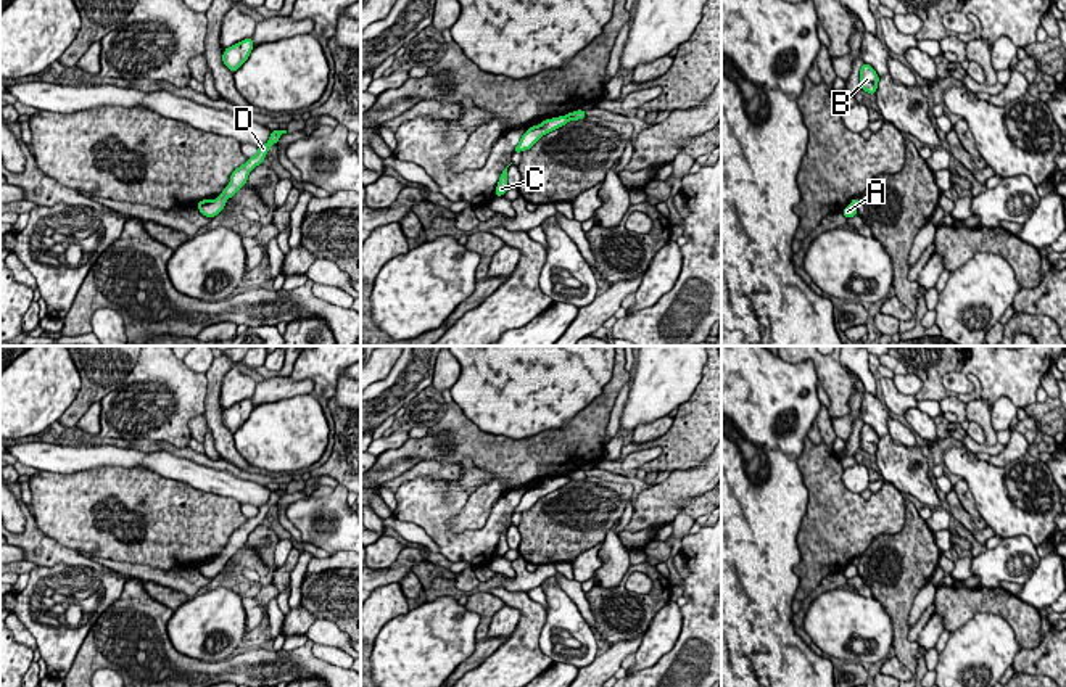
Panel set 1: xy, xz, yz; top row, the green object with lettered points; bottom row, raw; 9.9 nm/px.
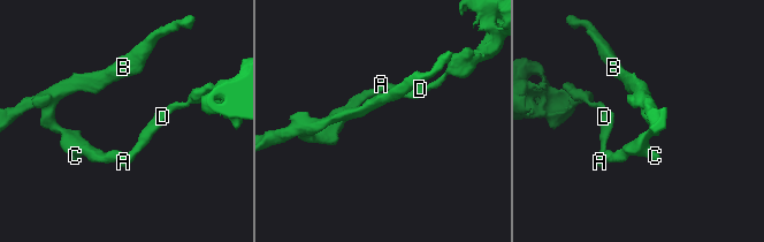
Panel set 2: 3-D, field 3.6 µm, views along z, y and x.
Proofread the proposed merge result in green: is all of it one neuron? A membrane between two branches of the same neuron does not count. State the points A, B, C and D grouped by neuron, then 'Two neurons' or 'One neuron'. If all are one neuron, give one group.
Groups: A D / B C. Two neurons

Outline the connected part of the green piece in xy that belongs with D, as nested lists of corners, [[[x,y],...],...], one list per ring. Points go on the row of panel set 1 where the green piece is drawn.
[[[272,130],[269,142],[258,146],[258,153],[232,172],[230,183],[224,188],[224,191],[216,200],[200,204],[200,212],[209,219],[217,216],[224,209],[227,200],[246,183],[250,172],[264,161],[267,151],[279,142],[282,134],[287,134],[287,130]]]

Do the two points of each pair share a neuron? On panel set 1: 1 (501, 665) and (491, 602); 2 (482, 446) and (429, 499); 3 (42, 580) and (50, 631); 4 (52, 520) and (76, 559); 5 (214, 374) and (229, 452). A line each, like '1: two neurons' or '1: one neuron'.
1: two neurons
2: two neurons
3: one neuron
4: two neurons
5: one neuron

